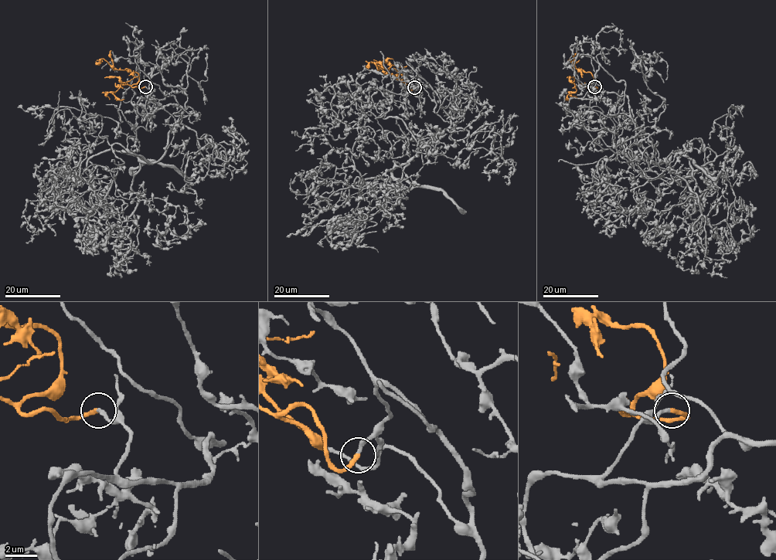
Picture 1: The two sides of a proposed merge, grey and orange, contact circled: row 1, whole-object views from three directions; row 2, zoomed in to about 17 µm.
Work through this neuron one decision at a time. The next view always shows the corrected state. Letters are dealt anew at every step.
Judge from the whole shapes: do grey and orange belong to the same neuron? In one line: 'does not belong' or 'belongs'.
belongs

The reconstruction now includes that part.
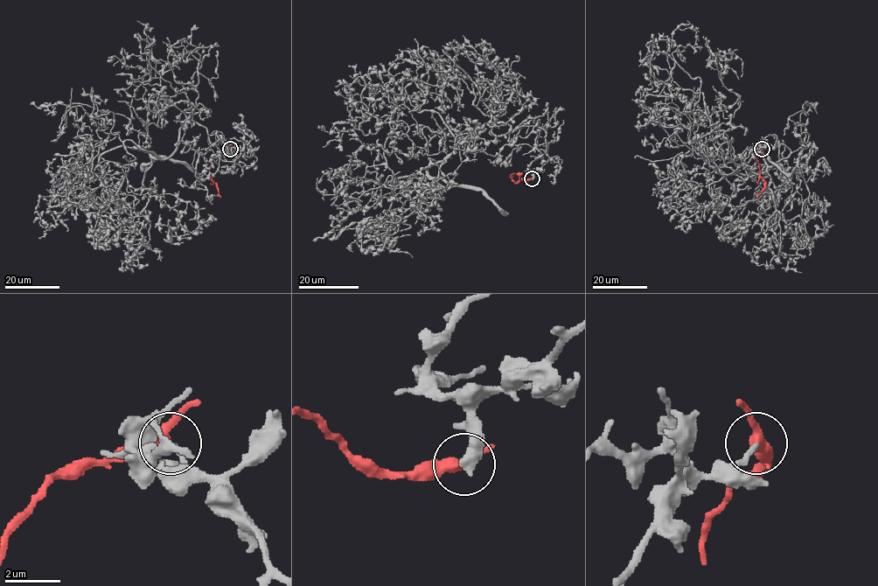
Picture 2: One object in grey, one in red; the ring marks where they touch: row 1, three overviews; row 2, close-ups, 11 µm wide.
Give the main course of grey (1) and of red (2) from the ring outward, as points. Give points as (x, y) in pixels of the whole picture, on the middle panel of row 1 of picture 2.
1: (532, 179), (545, 131), (492, 122), (356, 212), (317, 177)
2: (532, 179), (522, 180), (514, 173), (509, 176), (517, 182), (521, 172)

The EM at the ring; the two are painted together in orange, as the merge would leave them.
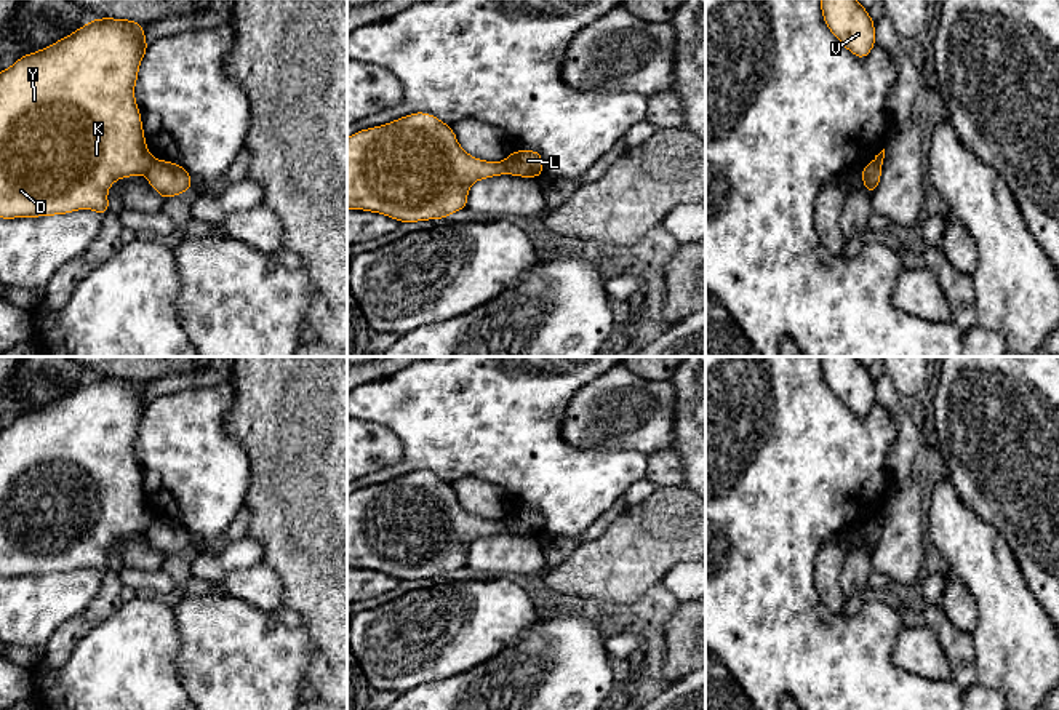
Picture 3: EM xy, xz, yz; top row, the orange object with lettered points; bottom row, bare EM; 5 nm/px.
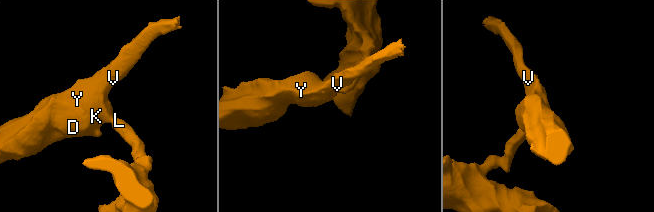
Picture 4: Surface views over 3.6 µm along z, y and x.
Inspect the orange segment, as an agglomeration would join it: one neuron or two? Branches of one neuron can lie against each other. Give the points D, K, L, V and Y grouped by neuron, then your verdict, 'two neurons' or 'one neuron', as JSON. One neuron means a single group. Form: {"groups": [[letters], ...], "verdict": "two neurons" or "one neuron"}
{"groups": [["D", "K", "V", "Y"], ["L"]], "verdict": "two neurons"}

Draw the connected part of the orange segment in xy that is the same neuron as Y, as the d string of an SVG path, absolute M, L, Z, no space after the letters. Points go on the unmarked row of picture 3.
M101 376L40 409L21 414L0 430L0 577L56 574L85 566L102 576L110 568L109 545L122 536L147 531L155 517L147 507L134 457L147 406L139 381Z

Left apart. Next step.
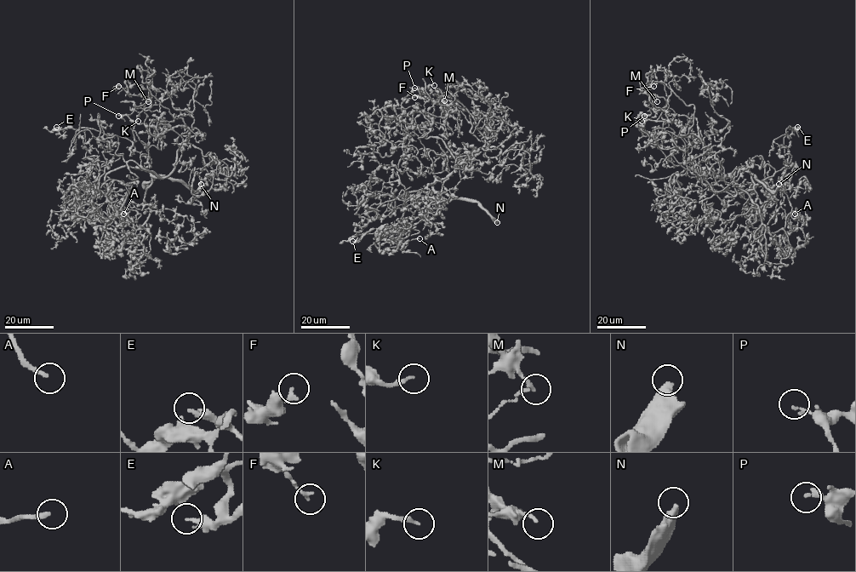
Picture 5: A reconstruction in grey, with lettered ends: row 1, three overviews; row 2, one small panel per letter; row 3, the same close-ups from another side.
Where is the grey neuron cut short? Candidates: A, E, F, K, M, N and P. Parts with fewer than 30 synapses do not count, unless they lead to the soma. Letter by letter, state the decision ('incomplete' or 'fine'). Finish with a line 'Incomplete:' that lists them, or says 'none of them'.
A: incomplete
E: incomplete
F: fine
K: fine
M: fine
N: incomplete
P: fine
Incomplete: A, E, N

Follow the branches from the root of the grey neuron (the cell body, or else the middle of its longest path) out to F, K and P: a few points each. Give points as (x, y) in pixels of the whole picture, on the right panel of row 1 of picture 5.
F: (732, 174), (714, 170), (694, 118), (666, 105), (670, 111), (659, 110), (665, 99), (645, 85), (653, 86)
K: (732, 174), (721, 177), (714, 170), (694, 118), (666, 105), (664, 111), (670, 111), (650, 110), (642, 121)
P: (732, 174), (721, 177), (714, 170), (694, 118), (666, 105), (668, 111), (654, 108), (644, 116)

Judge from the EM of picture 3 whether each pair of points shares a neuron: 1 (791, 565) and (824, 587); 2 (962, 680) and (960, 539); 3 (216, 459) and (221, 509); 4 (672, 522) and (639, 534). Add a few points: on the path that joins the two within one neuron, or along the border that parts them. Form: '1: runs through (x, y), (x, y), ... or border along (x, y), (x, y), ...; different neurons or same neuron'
1: border along (823, 544), (815, 565), (815, 587), (835, 613); different neurons
2: border along (970, 634), (975, 670); different neurons
3: runs through (216, 472), (216, 496); same neuron
4: runs through (664, 530), (656, 534), (647, 534); same neuron

